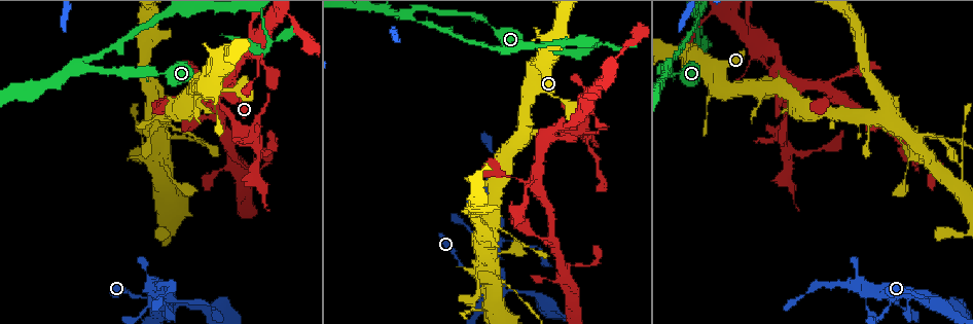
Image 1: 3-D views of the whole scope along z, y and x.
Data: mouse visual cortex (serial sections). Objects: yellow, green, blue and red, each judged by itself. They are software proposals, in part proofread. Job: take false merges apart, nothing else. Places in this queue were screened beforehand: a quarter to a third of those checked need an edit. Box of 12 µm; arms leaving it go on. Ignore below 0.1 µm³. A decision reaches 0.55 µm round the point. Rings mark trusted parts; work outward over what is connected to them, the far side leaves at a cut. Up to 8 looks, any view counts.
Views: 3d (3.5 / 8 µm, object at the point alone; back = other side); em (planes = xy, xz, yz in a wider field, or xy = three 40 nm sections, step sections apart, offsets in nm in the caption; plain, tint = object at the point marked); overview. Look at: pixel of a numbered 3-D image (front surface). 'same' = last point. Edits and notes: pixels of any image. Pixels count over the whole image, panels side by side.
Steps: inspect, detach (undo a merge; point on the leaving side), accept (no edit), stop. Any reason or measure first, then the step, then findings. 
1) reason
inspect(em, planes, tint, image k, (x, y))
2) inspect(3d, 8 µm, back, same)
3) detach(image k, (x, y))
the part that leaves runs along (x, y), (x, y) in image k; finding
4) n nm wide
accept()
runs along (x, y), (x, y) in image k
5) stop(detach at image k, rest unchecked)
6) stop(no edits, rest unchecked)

three-way junction
inspect(3d, 3.5 µm, image 1, (668, 63))

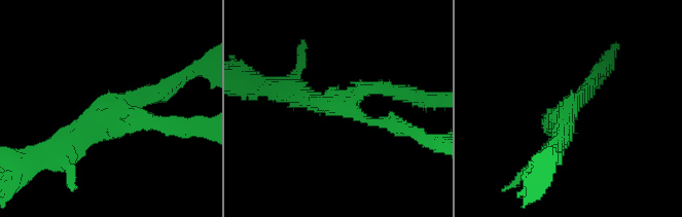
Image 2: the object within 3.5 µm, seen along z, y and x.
3 arms; arms of 200, 250, 300 nm
inspect(em, xy, step 1, tint, image 2, (123, 107))

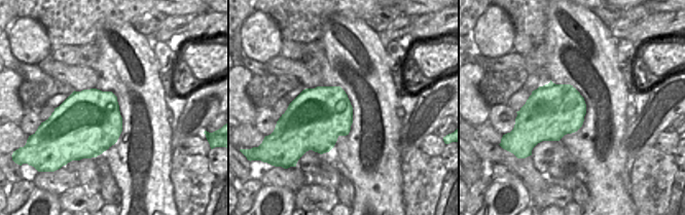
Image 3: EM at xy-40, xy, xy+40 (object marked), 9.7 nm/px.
accept()
runs along (555, 123), (595, 76) in image 2; one cell here

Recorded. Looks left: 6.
looks like a crossing
inspect(3d, 3.5 µm, image 1, (494, 270))

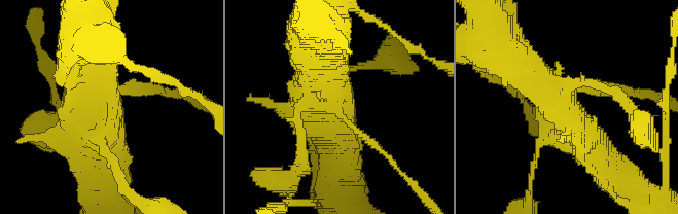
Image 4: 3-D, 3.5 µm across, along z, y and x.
shape alone is not enough
inspect(em, xy, step 3, tint, image 4, (573, 92))

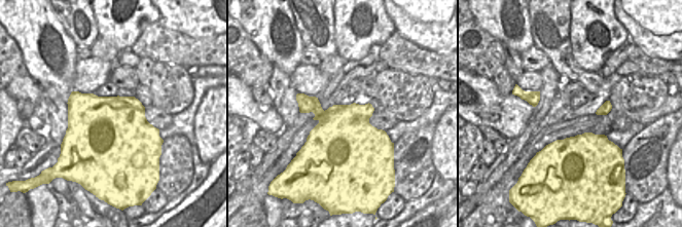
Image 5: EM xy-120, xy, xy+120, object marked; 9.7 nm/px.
accept()
runs along (512, 50), (558, 95), (597, 154) in image 4; one cell here

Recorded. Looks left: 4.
three-way junction
inspect(3d, 3.5 µm, image 1, (790, 151))

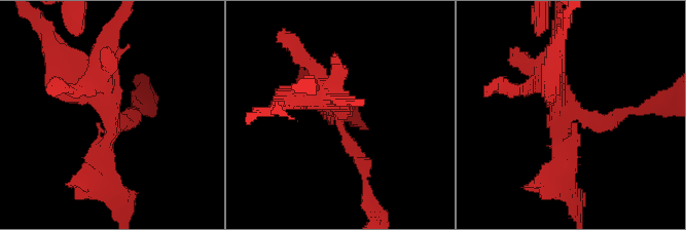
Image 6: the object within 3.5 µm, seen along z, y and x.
need the tissue
inspect(em, planes, tint, image 6, (109, 114))

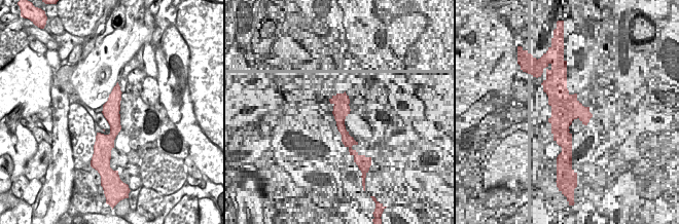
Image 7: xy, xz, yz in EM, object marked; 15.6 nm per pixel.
280 nm wide
detach(image 6, (561, 130))
the part that leaves runs along (96, 87), (111, 106), (108, 179) in image 6; a second cell is stuck on

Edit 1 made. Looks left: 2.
stop(detach at image 6, rest unchecked)

